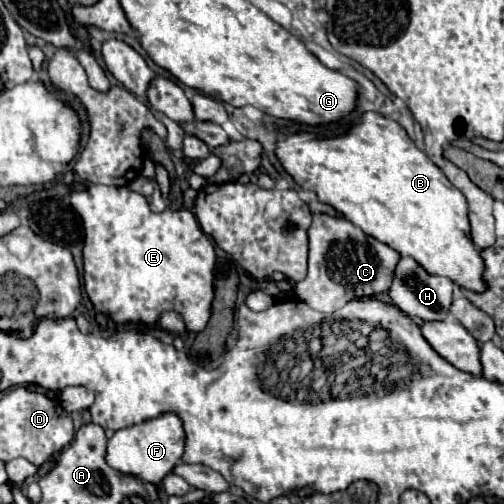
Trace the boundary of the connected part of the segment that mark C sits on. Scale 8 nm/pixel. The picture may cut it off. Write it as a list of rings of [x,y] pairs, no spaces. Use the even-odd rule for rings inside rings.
[[[313,215],[313,225],[309,229],[309,273],[303,281],[295,283],[295,291],[299,299],[315,311],[331,313],[351,299],[387,293],[399,259],[401,255],[395,249],[367,237],[351,221],[329,215]]]

